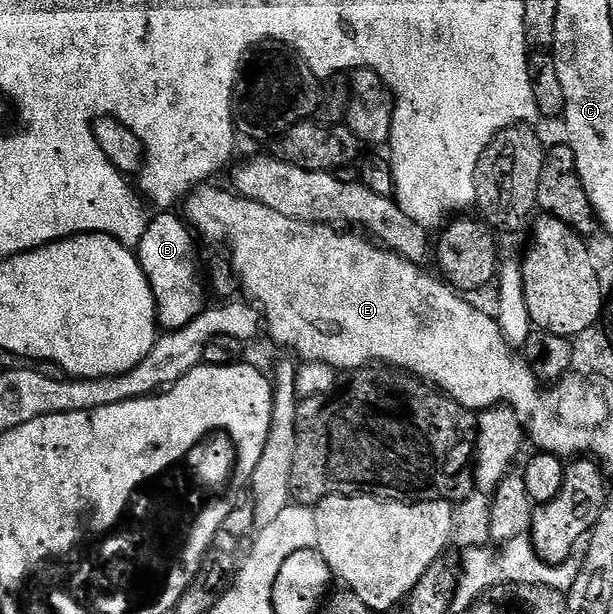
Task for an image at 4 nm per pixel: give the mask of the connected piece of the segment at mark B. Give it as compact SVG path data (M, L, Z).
M169 212L162 216L154 215L143 234L141 244L135 250L157 303L157 323L165 330L187 326L187 322L191 322L207 307L205 288L197 273L197 252L193 249L195 236L190 225L180 215L177 216Z

